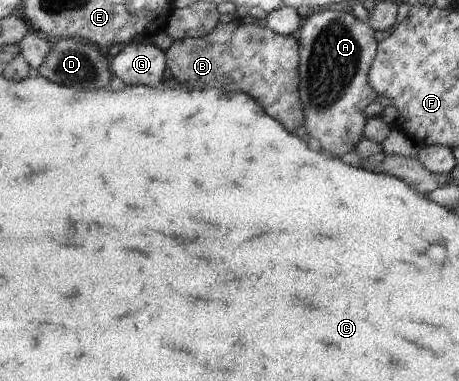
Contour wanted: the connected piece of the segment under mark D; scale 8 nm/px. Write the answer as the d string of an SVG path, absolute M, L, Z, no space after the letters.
M61 38L57 43L53 44L45 63L34 72L34 74L45 77L49 81L73 87L73 89L103 89L103 87L110 87L112 72L109 71L107 59L101 55L101 51L97 46L90 44L82 39Z

